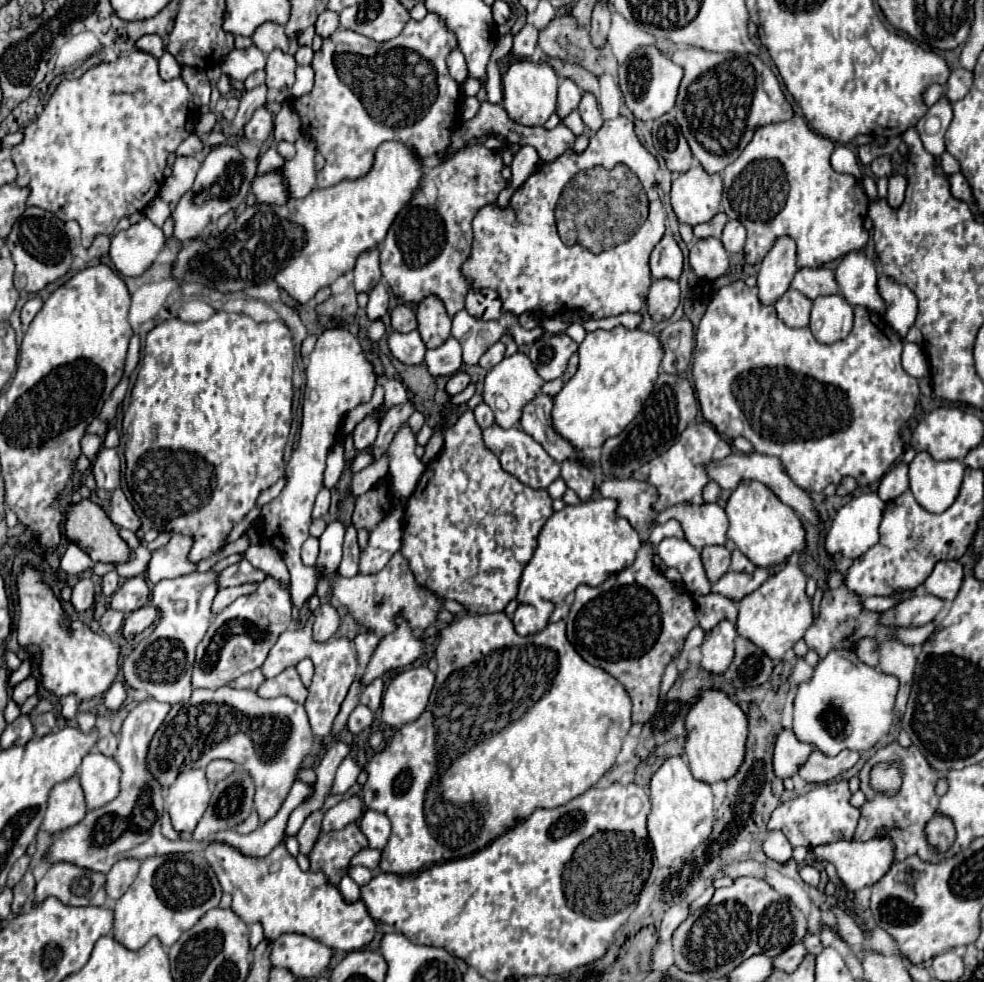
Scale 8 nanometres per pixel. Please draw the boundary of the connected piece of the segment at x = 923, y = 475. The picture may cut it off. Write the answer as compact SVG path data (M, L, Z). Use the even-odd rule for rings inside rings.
M918 453L910 463L910 489L930 513L942 513L954 503L962 477L960 461L934 461L928 453Z

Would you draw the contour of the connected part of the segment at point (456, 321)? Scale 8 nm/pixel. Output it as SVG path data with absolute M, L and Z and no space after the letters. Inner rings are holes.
M462 309L452 319L452 337L458 339L458 343L462 345L466 365L476 365L480 357L488 351L488 347L500 341L506 331L514 337L518 345L532 343L544 333L542 327L536 327L532 331L522 329L518 317L510 315L508 311L502 311L500 317L494 321L480 321L472 317L466 309Z

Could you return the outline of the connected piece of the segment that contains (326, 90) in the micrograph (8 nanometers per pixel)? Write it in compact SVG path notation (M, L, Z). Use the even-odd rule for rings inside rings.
M428 13L420 23L410 19L404 31L386 43L376 43L348 29L338 29L322 43L322 49L312 59L312 67L316 71L314 89L308 95L294 99L302 131L306 127L306 135L314 139L316 149L326 159L324 169L318 173L318 189L366 175L372 167L376 147L390 139L412 145L420 157L434 155L448 147L452 129L458 123L462 101L460 85L446 69L446 55L456 47L456 37L434 13Z

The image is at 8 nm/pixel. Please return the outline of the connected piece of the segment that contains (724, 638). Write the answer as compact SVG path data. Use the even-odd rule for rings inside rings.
M720 621L702 643L702 667L708 673L722 675L734 657L736 627L730 621Z

